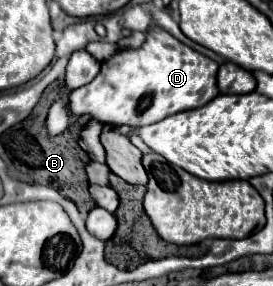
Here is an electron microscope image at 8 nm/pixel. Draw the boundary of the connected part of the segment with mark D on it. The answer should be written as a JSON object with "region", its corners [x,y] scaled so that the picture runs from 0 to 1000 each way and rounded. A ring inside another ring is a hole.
{"region":[[[553,98],[538,140],[502,175],[443,175],[370,238],[370,259],[253,329],[253,392],[267,406],[333,406],[370,434],[516,448],[568,434],[626,399],[736,378],[802,329],[802,224],[707,168],[678,161],[619,112]]]}

